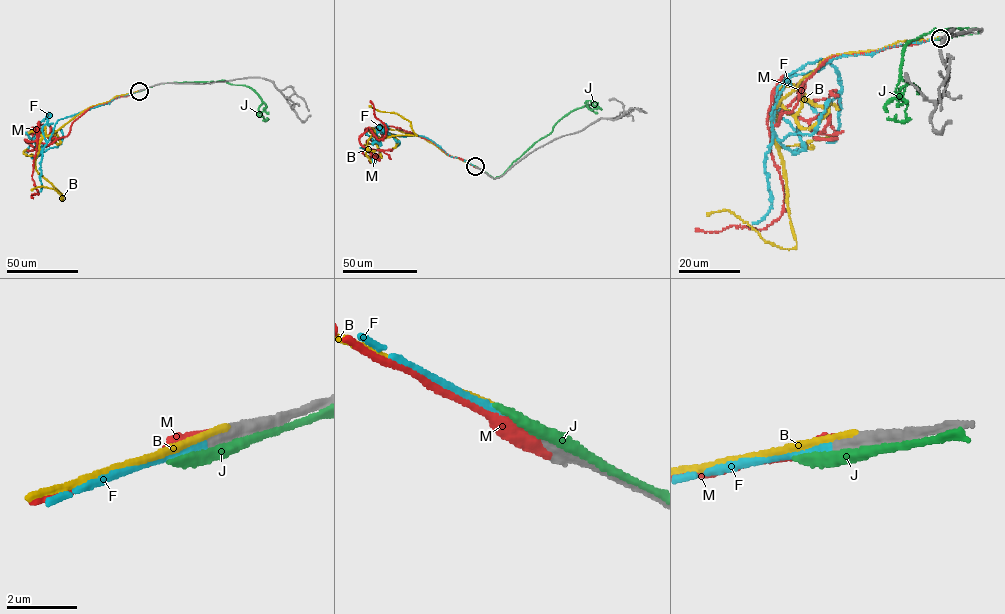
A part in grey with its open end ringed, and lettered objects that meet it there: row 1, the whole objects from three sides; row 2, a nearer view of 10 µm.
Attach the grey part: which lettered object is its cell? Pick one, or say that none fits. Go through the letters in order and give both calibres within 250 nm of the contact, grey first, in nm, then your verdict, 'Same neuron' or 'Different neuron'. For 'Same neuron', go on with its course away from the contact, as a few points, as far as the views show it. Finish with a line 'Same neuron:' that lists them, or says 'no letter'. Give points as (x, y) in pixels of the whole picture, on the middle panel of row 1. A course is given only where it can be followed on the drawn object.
B: Thickness 600 nm (grey) against 200 nm. Different neuron
F: Thickness 460 nm (grey) against 190 nm. Same neuron. Its course: (475, 166), (424, 136), (391, 134), (380, 125), (370, 128), (379, 138), (380, 152), (375, 162), (372, 158)
J: Thickness 440 nm (grey) against 260 nm. Different neuron
M: Thickness 550 nm (grey) against 600 nm. Different neuron
Same neuron: F

